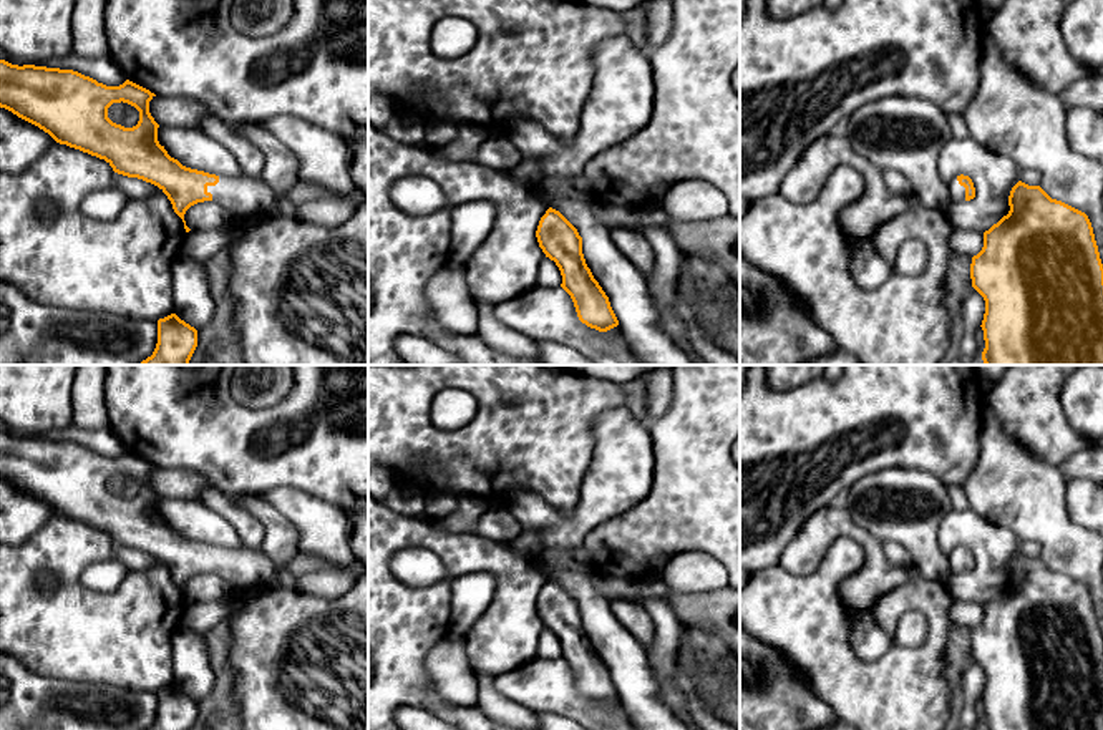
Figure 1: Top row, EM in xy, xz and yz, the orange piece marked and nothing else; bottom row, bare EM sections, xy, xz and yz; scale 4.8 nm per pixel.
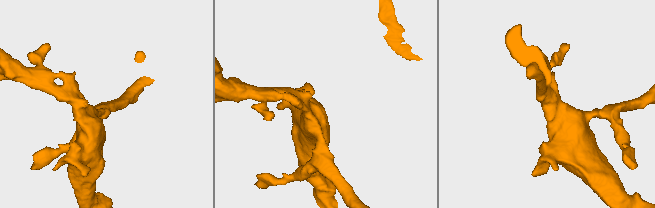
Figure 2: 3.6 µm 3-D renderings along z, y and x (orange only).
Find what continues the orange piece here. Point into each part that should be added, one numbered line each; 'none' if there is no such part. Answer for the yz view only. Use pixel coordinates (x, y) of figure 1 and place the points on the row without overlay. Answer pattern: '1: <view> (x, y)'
1: yz (956, 563)

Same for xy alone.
1: xy (242, 566)

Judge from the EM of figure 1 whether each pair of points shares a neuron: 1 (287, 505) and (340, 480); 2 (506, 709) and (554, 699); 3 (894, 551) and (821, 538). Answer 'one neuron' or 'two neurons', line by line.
1: two neurons
2: two neurons
3: two neurons

